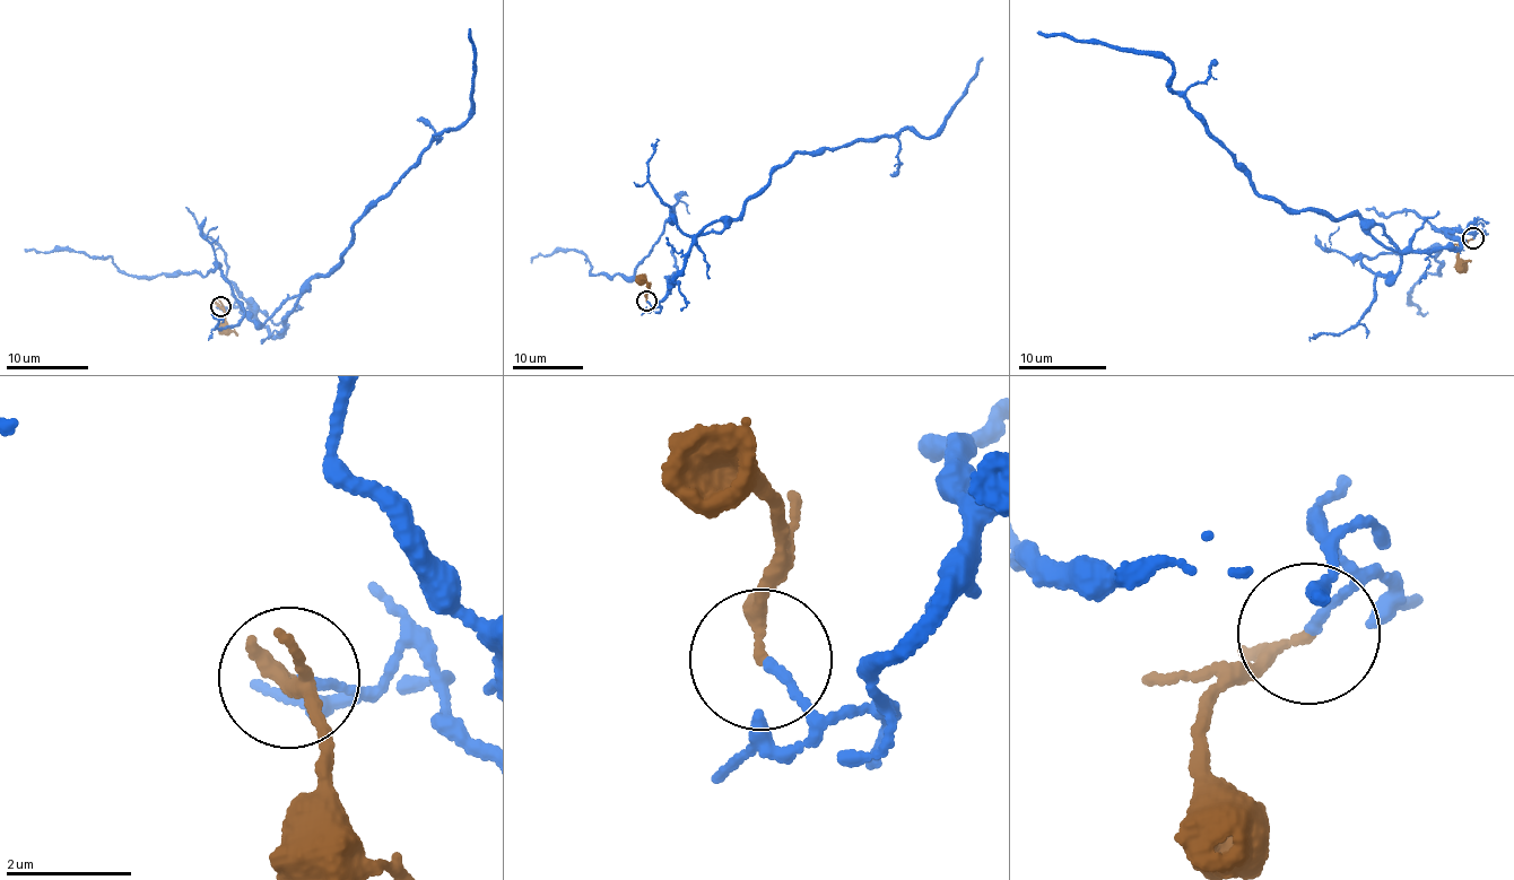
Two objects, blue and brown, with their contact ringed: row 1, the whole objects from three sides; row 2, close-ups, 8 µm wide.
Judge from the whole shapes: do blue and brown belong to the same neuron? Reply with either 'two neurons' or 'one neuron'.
two neurons

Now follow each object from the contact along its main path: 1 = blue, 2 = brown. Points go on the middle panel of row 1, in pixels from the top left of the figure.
1: (647, 301), (660, 307), (702, 231), (740, 217), (748, 199), (798, 153), (902, 131), (930, 136), (982, 58)
2: (646, 301), (649, 287), (644, 279), (646, 287)

